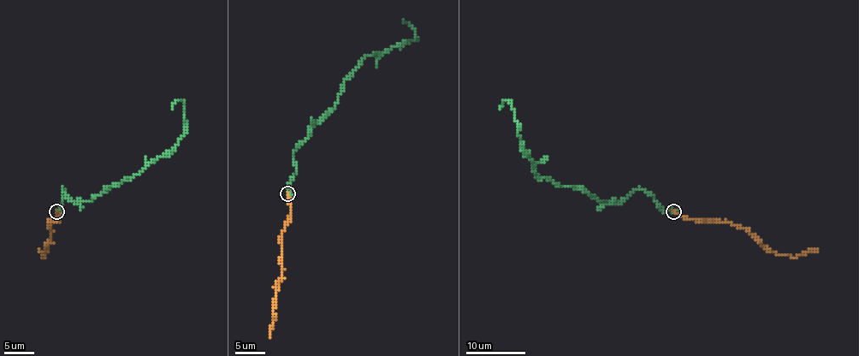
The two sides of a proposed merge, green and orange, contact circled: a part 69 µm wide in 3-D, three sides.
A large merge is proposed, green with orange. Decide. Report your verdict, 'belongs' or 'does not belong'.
belongs

